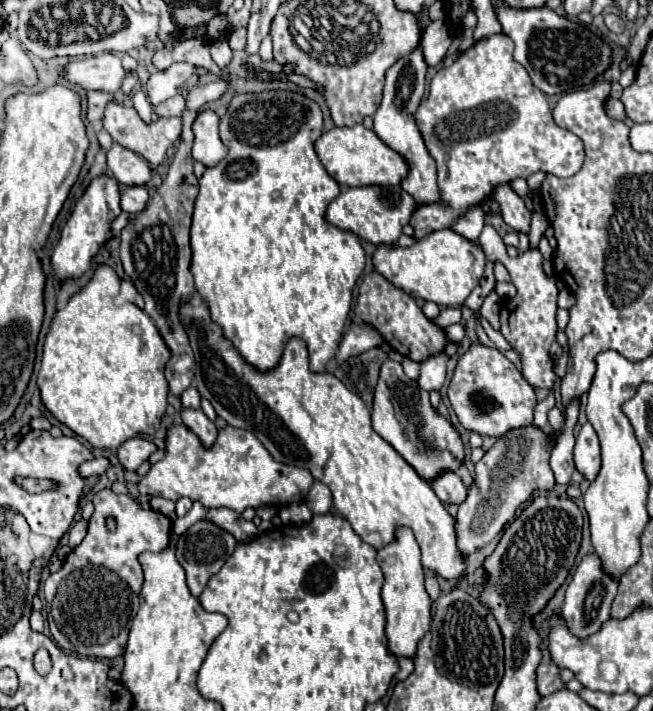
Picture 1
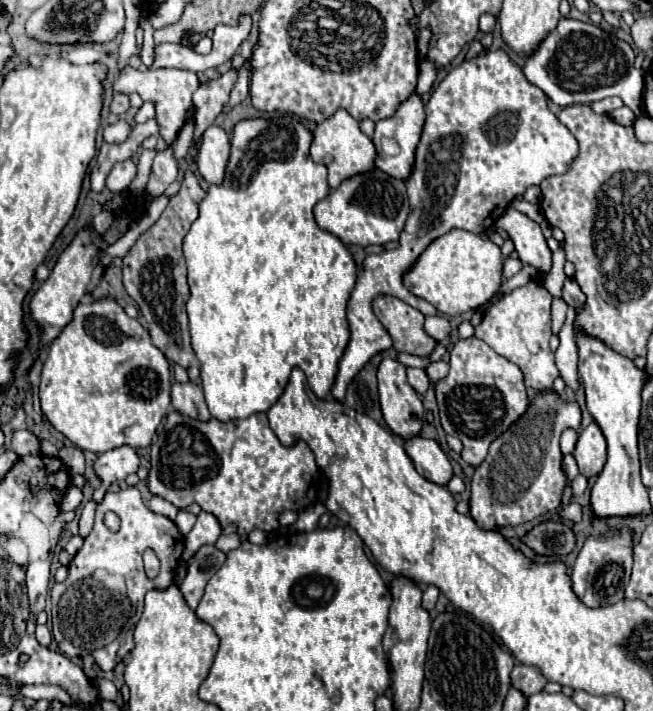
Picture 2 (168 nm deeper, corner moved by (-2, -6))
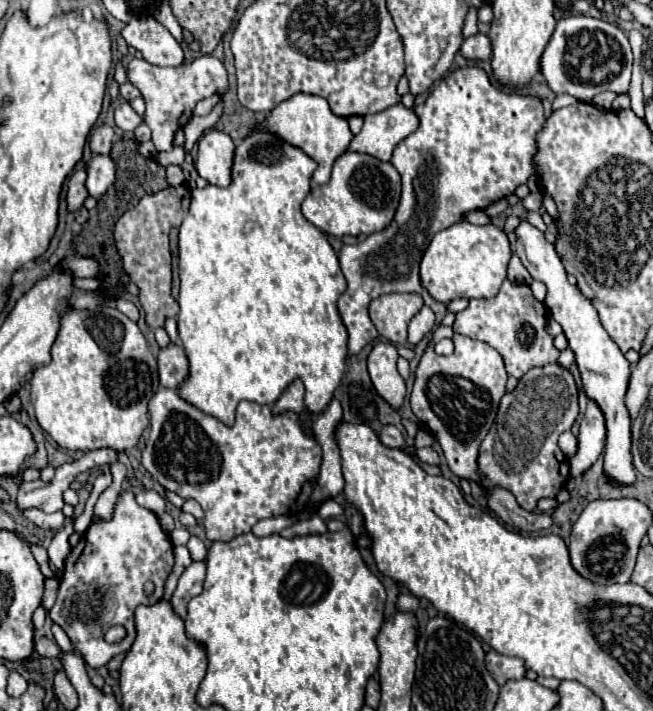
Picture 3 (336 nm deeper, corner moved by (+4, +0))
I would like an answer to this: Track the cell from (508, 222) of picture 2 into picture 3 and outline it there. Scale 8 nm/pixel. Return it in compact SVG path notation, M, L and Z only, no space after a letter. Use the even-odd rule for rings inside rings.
M526 219L520 221L516 227L516 255L520 257L522 265L528 269L530 277L536 281L542 281L548 289L546 297L546 309L550 317L560 323L570 349L576 355L576 365L580 369L582 387L584 393L598 403L598 407L604 413L606 419L606 449L604 449L604 475L610 483L616 485L634 485L636 483L636 471L632 465L632 453L630 453L630 413L624 403L628 381L630 381L630 363L626 361L624 353L618 349L618 345L608 337L604 327L598 321L598 313L592 307L592 303L578 291L576 285L570 285L566 279L566 269L560 261L560 257L554 251L554 245L544 239L544 233L530 225Z

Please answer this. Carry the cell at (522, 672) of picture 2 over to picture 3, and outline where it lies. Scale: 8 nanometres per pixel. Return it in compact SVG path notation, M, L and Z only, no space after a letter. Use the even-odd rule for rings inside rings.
M496 651L486 653L486 667L488 667L490 675L494 675L498 685L504 685L506 681L512 681L512 679L526 677L526 665L522 659L508 657L508 655L502 655Z

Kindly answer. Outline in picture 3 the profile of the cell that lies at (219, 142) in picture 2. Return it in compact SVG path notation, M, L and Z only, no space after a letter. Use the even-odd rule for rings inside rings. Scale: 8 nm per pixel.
M208 129L198 141L198 157L194 165L198 175L208 183L228 187L232 157L234 157L234 141L218 129Z

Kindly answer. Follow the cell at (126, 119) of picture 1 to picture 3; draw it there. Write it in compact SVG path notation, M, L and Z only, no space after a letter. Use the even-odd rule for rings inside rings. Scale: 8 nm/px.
M100 125L92 131L92 137L90 137L90 149L94 155L98 153L110 153L110 147L112 147L112 139L114 139L114 129L108 127L108 125Z

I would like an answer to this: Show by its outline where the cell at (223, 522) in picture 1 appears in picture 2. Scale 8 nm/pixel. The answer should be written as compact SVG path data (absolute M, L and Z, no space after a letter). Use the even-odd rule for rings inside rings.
M200 511L194 529L186 535L184 553L190 557L192 553L196 553L196 549L200 549L200 545L212 545L220 537L220 533L222 533L222 527L218 519L212 513Z

